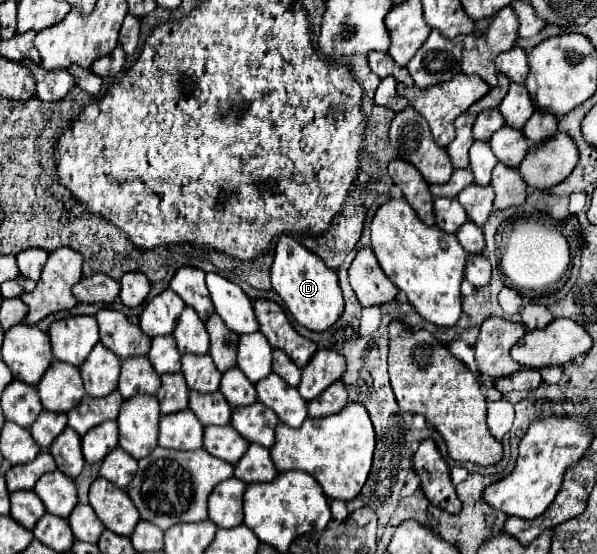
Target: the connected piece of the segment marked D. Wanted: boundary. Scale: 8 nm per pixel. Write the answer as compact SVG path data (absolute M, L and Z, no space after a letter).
M283 234L277 242L275 260L271 266L271 286L285 302L287 310L307 330L323 332L337 322L343 314L343 294L337 282L337 274L317 258L317 254L309 252L305 246L295 242L291 236Z

